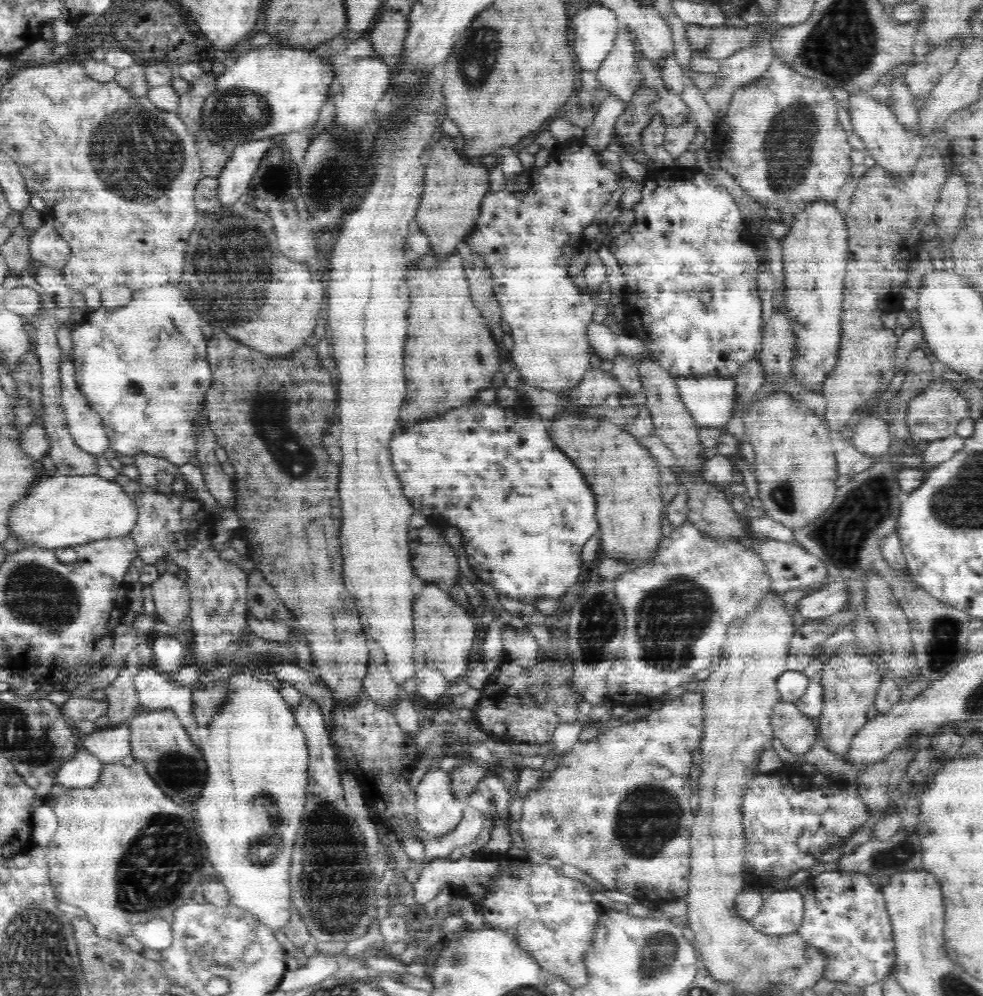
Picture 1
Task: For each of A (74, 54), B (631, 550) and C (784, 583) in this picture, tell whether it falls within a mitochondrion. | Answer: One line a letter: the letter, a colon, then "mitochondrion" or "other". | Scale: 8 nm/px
A: other
B: other
C: other

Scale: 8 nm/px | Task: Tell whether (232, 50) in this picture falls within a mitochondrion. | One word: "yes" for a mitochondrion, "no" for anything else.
no

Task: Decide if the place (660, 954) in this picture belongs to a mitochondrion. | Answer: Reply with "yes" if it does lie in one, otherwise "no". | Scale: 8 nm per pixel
yes

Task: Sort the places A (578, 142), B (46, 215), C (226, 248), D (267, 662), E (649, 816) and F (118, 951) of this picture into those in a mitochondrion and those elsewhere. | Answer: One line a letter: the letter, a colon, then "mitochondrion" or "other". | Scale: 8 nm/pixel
A: other
B: other
C: mitochondrion
D: other
E: mitochondrion
F: other

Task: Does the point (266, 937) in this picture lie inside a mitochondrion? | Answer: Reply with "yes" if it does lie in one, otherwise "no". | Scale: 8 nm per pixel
no

